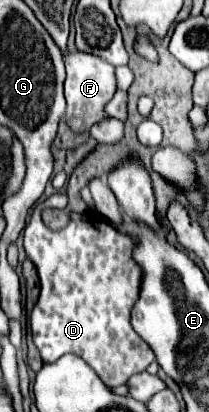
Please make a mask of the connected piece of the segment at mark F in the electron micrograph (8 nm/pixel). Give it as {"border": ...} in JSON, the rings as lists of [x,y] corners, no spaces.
{"border":[[[68,53],[66,55],[66,81],[64,81],[64,93],[66,93],[66,121],[74,131],[88,131],[94,123],[106,119],[104,105],[112,99],[116,93],[116,79],[114,79],[114,67],[106,63],[104,59],[98,59],[90,53]]]}

